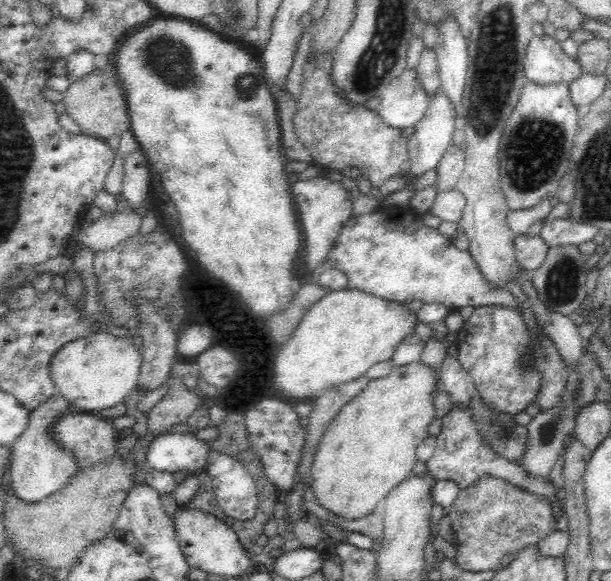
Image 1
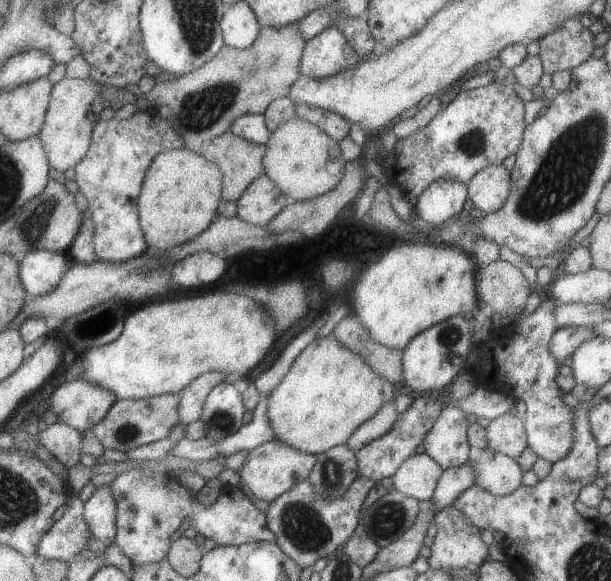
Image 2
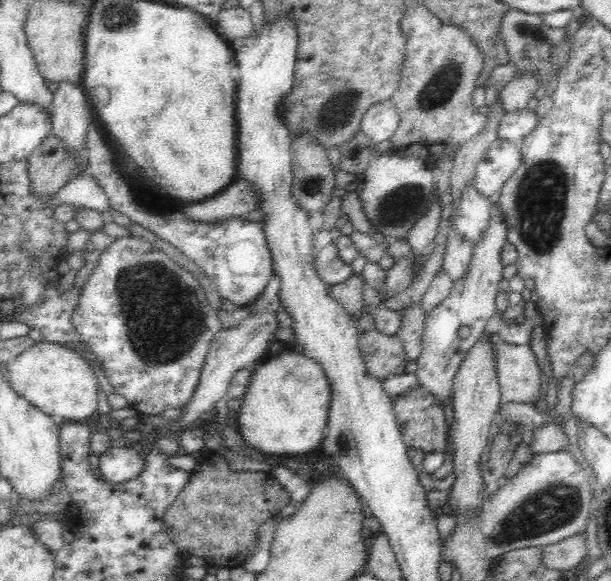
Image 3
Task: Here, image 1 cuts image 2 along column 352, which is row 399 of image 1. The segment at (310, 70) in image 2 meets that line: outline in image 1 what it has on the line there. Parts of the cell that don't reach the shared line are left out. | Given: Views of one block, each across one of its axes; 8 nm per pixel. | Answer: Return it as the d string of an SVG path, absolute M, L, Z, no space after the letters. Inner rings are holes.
M57 393L56 396L49 398L30 413L30 424L11 448L10 489L19 500L27 504L36 504L36 502L64 490L70 484L69 480L77 474L78 465L75 457L59 448L49 436L56 416L71 409L66 398Z

